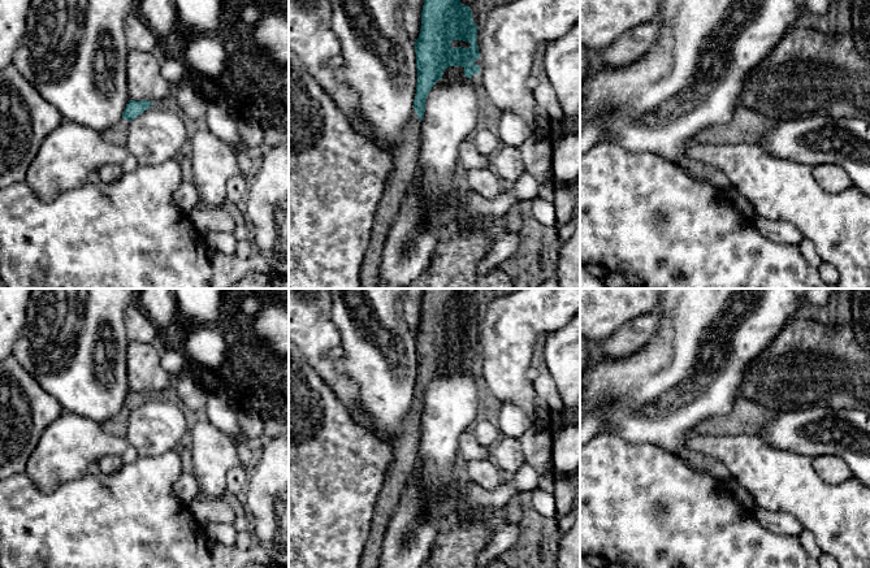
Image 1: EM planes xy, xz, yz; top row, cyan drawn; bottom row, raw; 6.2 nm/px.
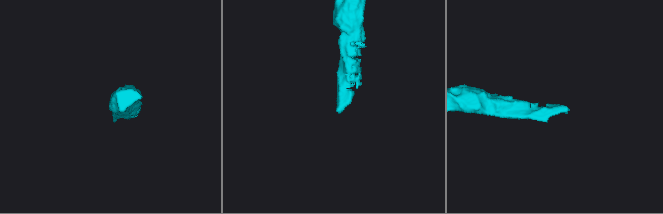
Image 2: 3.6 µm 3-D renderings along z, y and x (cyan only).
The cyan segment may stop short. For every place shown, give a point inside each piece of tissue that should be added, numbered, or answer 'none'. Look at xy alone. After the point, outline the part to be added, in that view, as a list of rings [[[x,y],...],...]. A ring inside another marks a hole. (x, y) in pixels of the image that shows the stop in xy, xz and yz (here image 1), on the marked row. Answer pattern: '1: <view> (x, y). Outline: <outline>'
1: xy (117, 134). Outline: [[[121,118],[117,123],[103,130],[100,134],[104,140],[118,147],[126,147],[129,125],[130,121]]]

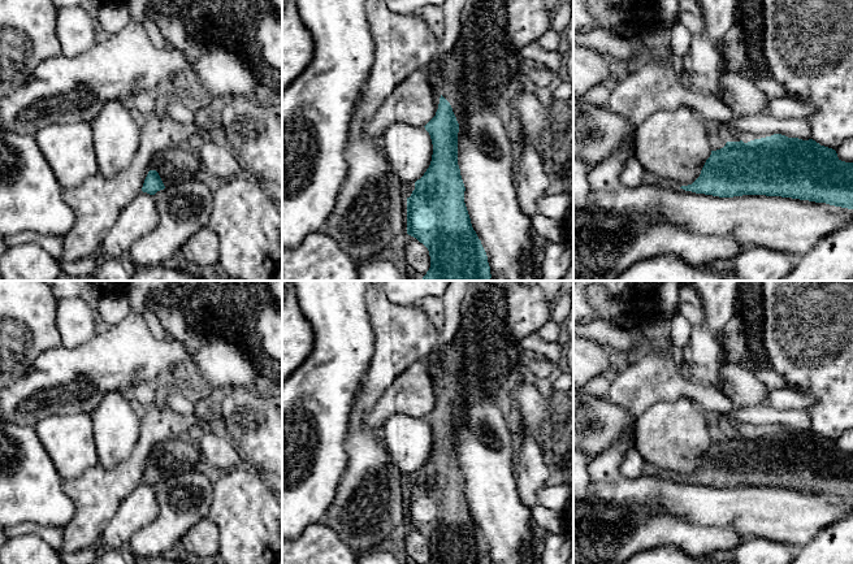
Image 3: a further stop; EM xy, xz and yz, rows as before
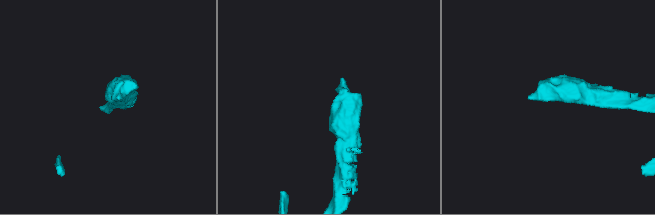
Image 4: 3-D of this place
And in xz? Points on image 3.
none

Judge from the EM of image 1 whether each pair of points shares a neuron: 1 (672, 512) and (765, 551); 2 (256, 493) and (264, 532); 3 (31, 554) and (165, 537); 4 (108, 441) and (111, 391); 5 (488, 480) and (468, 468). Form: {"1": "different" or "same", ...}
{"1": "same", "2": "same", "3": "same", "4": "different", "5": "same"}

